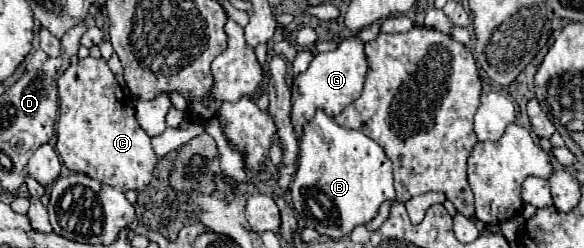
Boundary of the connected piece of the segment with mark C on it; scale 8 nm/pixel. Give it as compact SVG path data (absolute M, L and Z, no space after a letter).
M83 58L79 64L69 66L59 78L57 78L57 88L59 88L59 120L57 120L57 146L55 150L59 152L63 164L71 172L81 172L91 178L95 178L101 184L113 186L121 192L127 190L137 190L141 192L149 182L153 168L157 164L157 156L151 146L149 134L139 126L135 118L135 108L131 98L121 90L117 84L113 72L109 70L107 62L103 58Z

